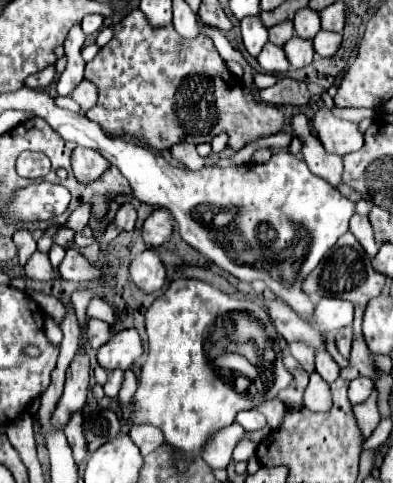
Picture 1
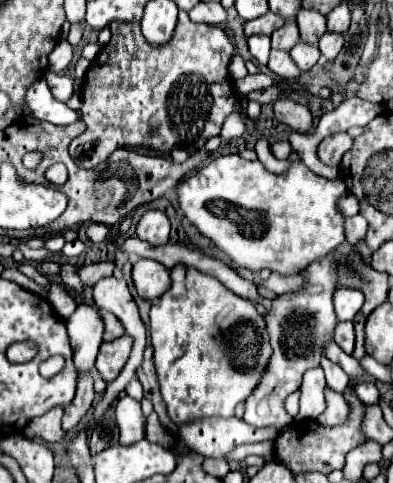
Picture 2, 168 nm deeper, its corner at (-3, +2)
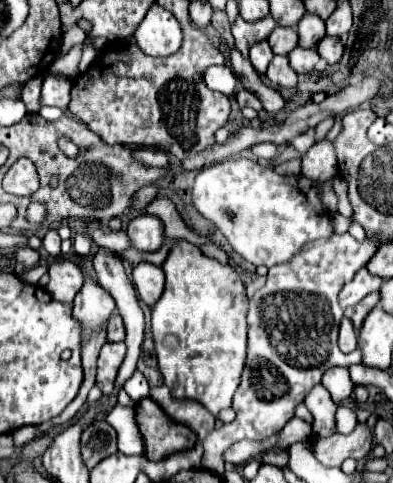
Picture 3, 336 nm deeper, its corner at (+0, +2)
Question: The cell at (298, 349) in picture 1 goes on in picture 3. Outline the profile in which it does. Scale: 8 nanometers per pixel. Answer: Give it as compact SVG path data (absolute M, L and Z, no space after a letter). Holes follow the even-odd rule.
M317 385L305 395L305 407L313 415L313 433L329 437L335 433L335 403L323 385Z

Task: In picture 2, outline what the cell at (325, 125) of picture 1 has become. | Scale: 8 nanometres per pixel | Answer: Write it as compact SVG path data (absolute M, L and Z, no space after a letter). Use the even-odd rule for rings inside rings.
M336 133L326 137L318 147L318 159L330 167L338 167L342 155L352 147L352 137L348 133Z

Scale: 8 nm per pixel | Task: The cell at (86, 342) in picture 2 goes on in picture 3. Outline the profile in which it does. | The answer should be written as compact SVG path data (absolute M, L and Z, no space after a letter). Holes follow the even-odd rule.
M85 279L73 303L73 317L83 327L83 337L89 339L93 331L101 329L113 315L115 301L93 279Z

